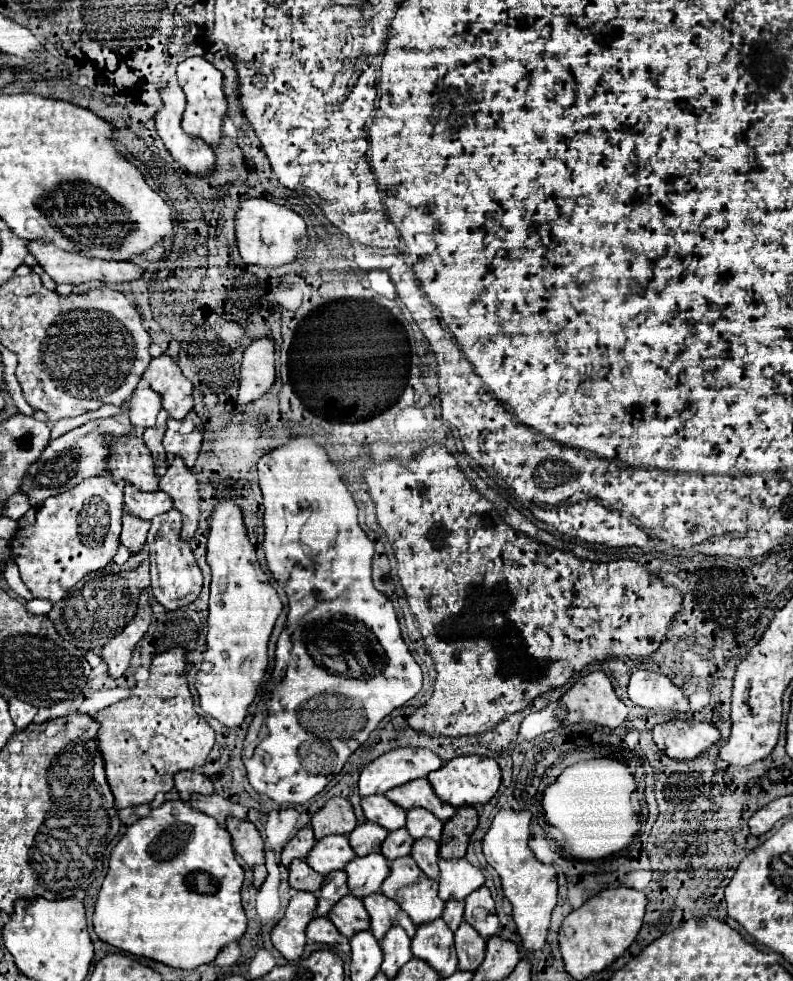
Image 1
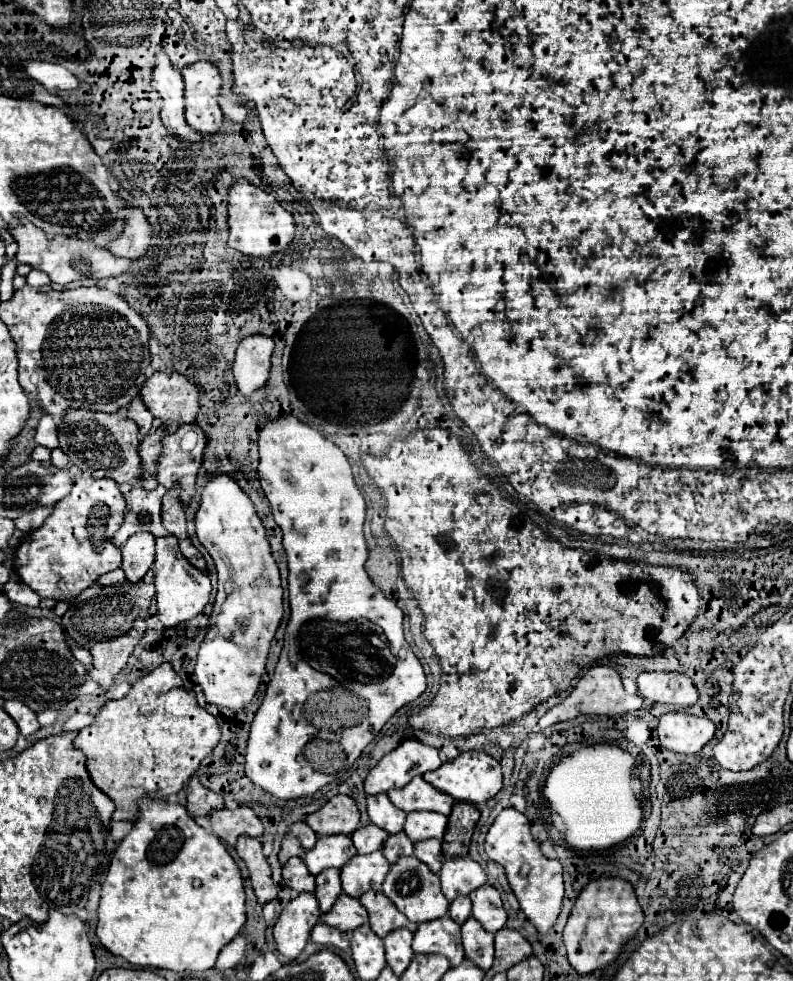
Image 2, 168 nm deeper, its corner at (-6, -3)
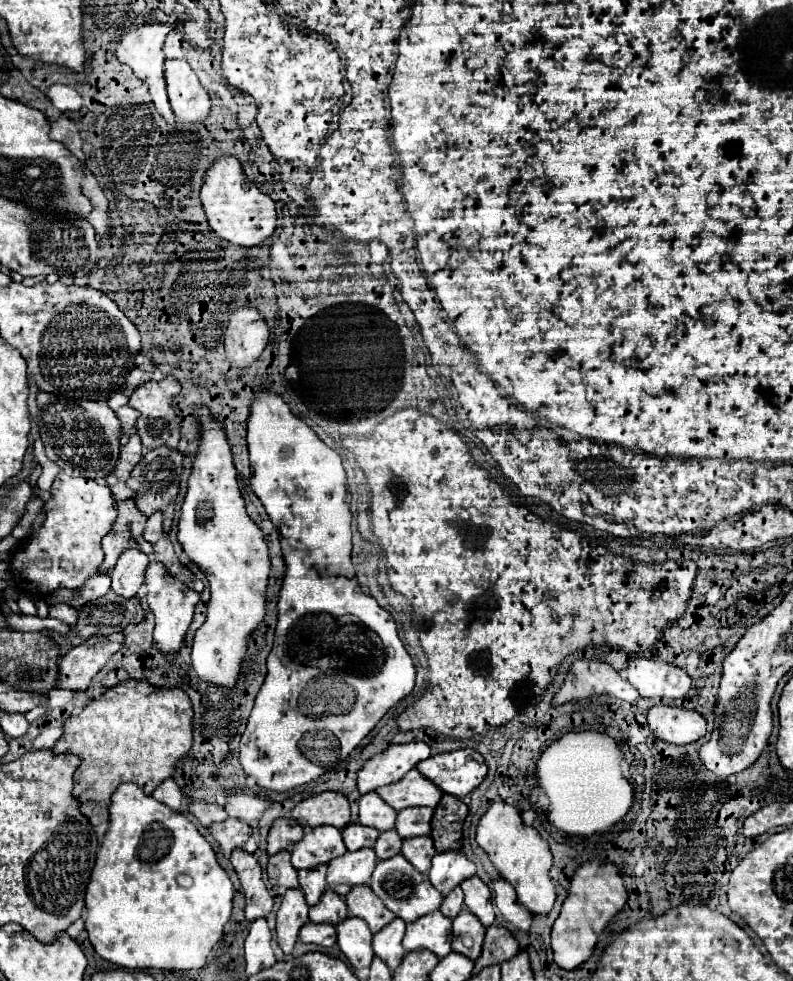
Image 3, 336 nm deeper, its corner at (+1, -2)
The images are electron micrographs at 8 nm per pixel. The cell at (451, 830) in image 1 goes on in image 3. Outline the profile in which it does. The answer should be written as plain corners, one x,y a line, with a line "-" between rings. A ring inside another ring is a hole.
444,794
432,816
432,840
438,852
462,848
462,824
468,814
468,806
456,796

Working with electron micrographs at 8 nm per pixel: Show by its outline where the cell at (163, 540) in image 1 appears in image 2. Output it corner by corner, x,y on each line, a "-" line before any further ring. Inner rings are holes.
165,535
165,537
157,537
157,555
155,555
155,599
157,599
157,607
159,607
159,619
165,627
175,627
183,621
193,619
195,615
199,615
203,611
203,607
209,603
209,595
211,595
211,581
207,577
207,573
195,569
193,565
189,565
189,561
183,557
179,543
175,541
175,535

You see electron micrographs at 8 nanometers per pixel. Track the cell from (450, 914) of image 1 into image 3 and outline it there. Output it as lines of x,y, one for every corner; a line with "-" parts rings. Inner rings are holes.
456,886
456,888
444,898
444,902
442,902
442,906
440,906
440,912
442,912
444,916
448,916
448,918
456,918
458,912
462,910
462,906
464,906
464,894
462,894
462,888

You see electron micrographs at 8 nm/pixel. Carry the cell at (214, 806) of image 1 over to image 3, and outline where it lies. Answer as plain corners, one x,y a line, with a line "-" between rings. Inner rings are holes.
228,818
224,822
212,824
210,834
216,838
216,842
220,844
220,850
226,858
232,854
234,848
242,848
248,854
254,854
258,848
252,828
236,818

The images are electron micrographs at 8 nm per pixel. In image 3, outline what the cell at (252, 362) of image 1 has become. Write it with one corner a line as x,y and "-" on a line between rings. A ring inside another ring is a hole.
238,308
230,314
226,328
226,354
230,364
246,368
258,360
270,340
266,318
256,308

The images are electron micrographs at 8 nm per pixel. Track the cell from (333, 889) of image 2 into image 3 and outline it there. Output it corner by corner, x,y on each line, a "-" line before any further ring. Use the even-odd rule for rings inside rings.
320,864
312,870
300,870
298,876
300,876
300,888
306,896
306,902
310,906
318,904
322,892
326,890
326,864

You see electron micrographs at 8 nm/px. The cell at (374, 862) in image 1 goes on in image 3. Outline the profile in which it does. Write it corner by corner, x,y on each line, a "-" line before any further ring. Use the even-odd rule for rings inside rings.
360,848
356,852
346,852
328,862
328,886
346,896
352,886
366,884
376,868
376,854
372,848

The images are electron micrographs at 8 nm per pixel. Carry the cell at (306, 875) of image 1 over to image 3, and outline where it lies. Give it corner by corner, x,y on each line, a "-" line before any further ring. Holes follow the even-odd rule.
280,850
278,854
270,856
266,872
268,872
268,880
276,886
298,888
298,870
290,864
290,852
288,850

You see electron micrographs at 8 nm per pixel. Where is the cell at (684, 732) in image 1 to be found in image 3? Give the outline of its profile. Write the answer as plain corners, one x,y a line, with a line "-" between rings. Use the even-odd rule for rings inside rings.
654,706
646,718
652,734
668,744
692,744
706,734
706,720
696,710

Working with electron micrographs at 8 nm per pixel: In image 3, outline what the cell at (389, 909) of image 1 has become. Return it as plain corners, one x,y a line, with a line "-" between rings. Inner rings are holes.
368,886
352,888
352,892
348,892
344,900
346,900
348,910
354,916
366,920
366,924
372,932
382,930
386,924
390,924
396,918
392,912
388,912
388,908
384,908
380,898

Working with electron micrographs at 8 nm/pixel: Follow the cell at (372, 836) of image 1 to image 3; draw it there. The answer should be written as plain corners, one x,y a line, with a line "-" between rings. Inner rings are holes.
348,824
344,830
342,830
342,838
344,838
344,844
346,848
352,852
352,850
358,850
358,848
364,848
364,846
374,846
376,838
378,838
378,830
376,828
368,828
368,826
362,826
362,824

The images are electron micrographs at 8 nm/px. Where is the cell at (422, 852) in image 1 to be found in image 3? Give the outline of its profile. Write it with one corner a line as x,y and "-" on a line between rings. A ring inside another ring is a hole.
414,836
414,838
404,840
400,852
418,872
428,872
430,860
436,854
430,836

